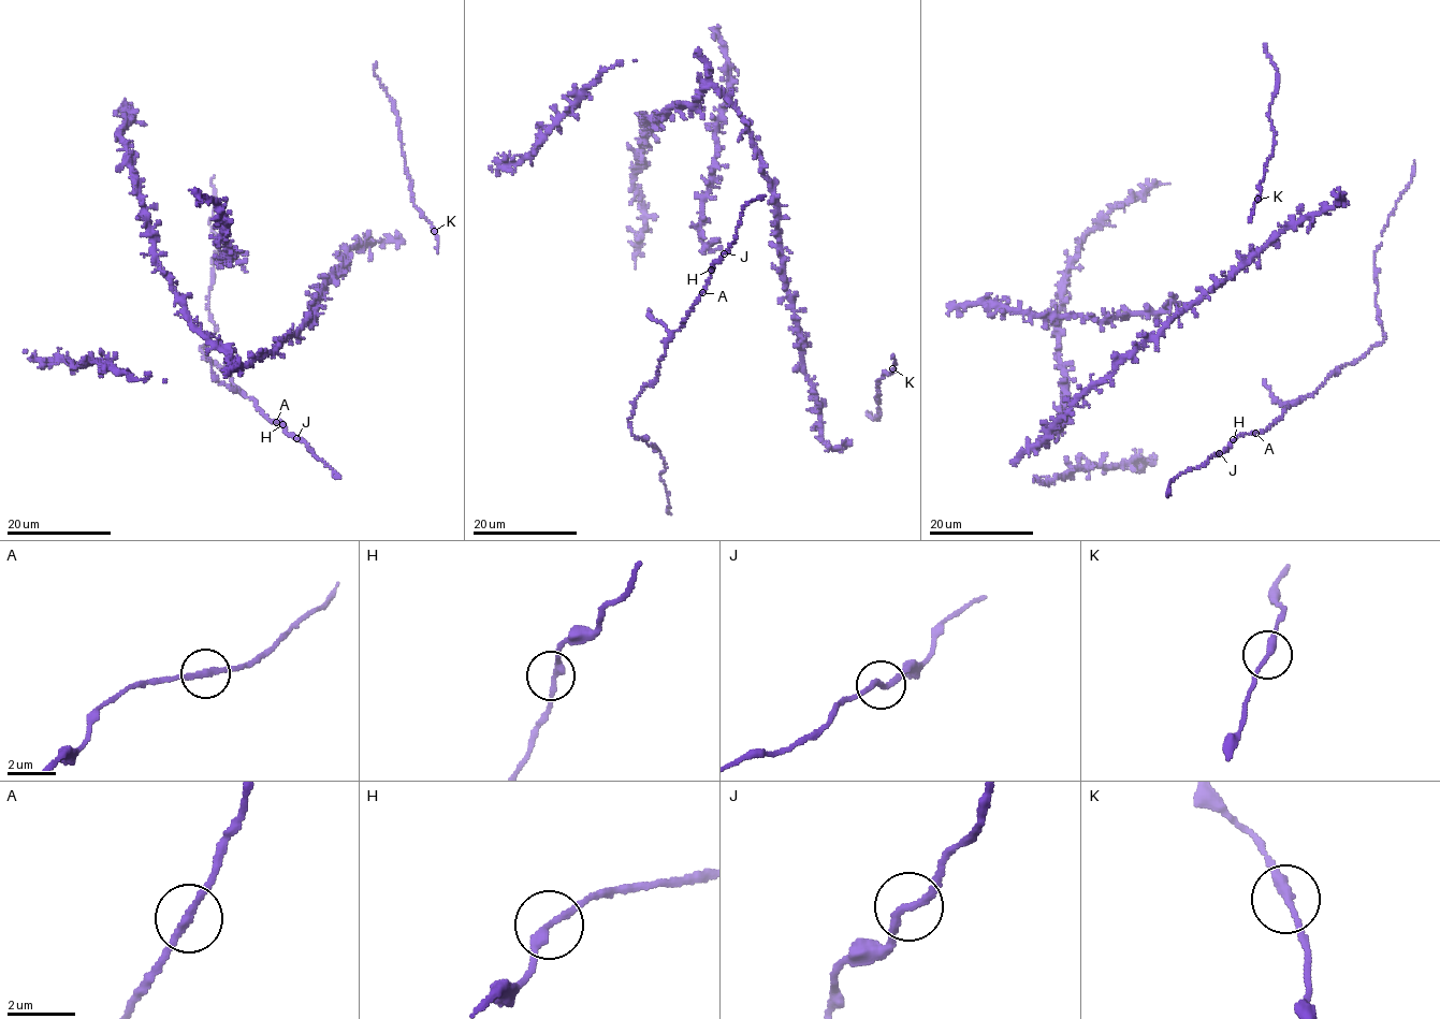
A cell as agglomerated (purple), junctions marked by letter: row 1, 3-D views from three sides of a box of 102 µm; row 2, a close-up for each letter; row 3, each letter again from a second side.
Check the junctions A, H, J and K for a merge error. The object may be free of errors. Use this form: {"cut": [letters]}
{"cut": []}

